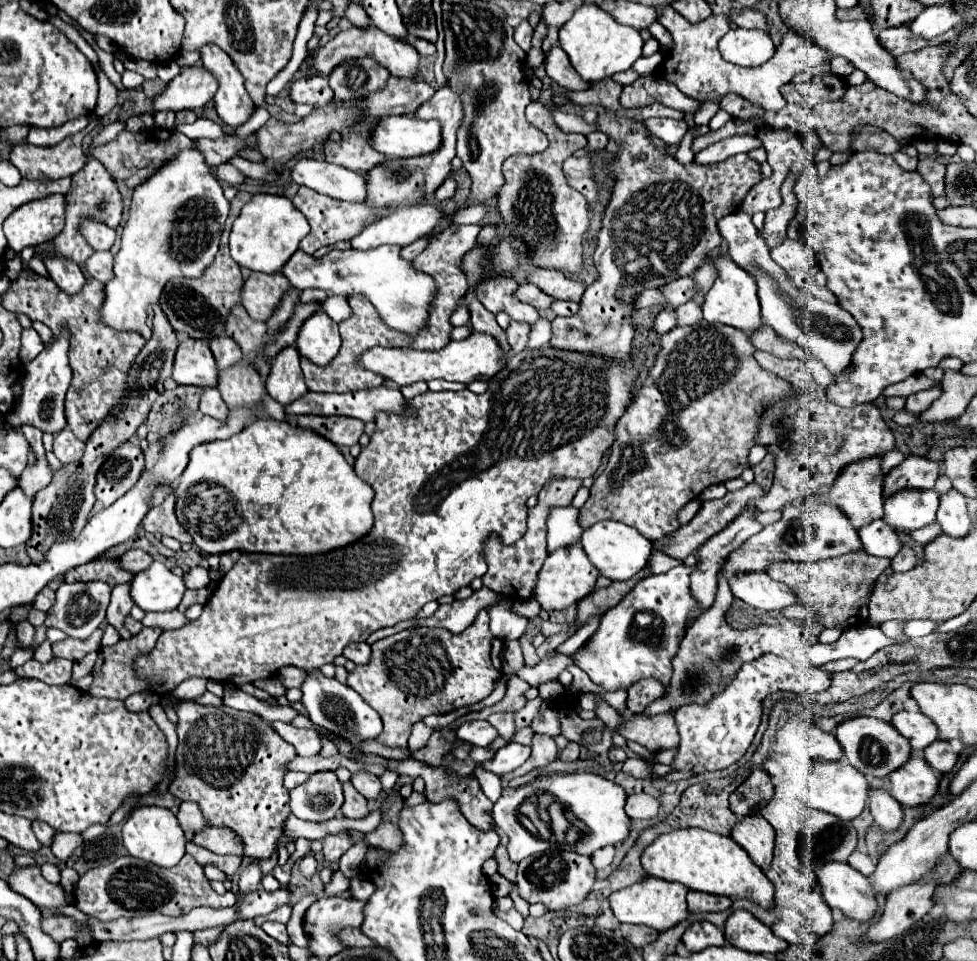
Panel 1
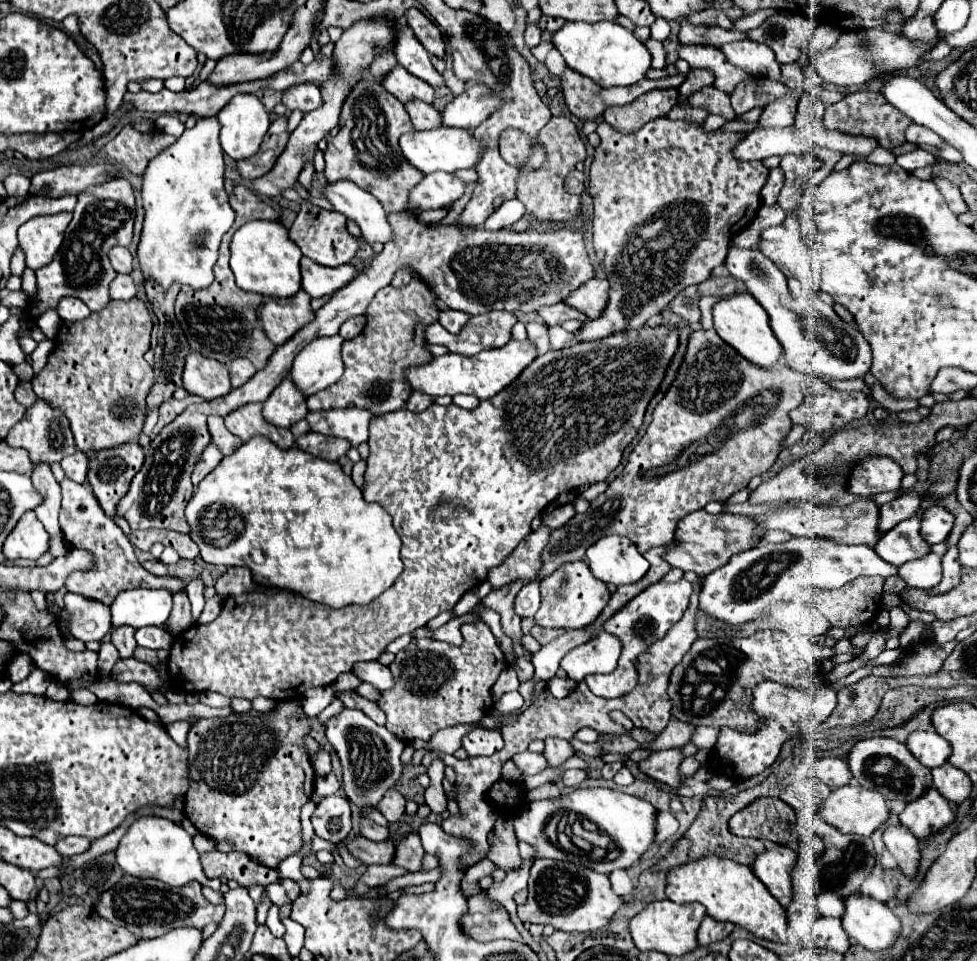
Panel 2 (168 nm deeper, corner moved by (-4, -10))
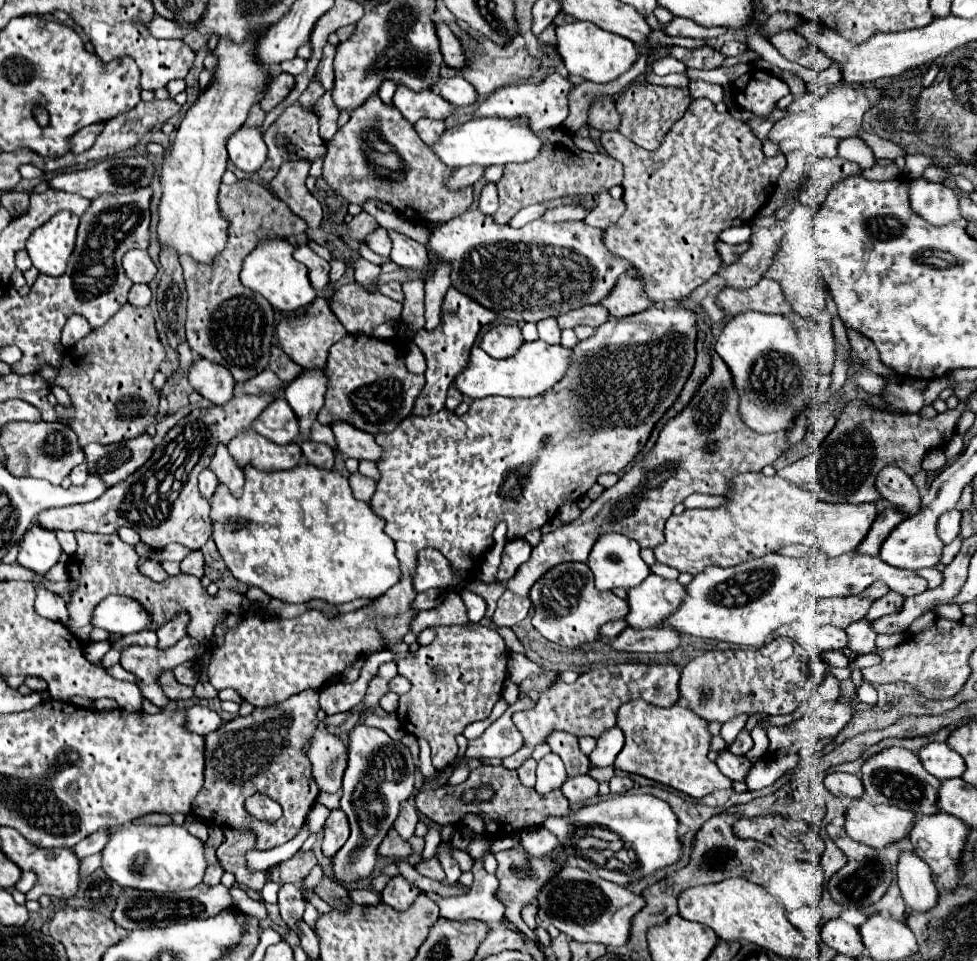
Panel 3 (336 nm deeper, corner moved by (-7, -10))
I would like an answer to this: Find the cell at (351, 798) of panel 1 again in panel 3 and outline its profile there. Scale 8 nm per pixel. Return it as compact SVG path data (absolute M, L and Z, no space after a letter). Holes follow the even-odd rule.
M389 830L389 836L385 836L385 840L379 846L379 854L389 858L407 858L411 854L411 846L409 842L401 840L397 830Z

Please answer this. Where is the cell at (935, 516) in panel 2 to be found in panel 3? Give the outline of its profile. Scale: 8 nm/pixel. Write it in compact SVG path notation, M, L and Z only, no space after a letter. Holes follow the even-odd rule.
M957 508L945 512L939 516L939 522L937 522L937 532L939 532L939 538L949 544L953 542L957 536L959 536L959 524L961 524L961 512Z

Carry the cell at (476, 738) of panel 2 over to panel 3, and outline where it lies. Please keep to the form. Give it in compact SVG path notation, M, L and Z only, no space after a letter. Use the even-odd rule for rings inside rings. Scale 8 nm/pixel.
M505 712L479 738L469 740L465 758L507 758L523 746L523 736L515 728L511 714Z

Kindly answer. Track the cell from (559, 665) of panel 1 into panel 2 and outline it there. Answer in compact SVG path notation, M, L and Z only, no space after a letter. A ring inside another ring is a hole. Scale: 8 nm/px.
M602 630L594 640L570 650L562 658L560 668L576 682L584 680L588 674L610 674L618 664L620 648L620 642Z

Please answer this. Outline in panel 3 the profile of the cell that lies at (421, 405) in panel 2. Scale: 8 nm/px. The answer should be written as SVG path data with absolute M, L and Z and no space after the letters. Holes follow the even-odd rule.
M451 286L447 290L445 300L443 300L443 306L441 306L441 326L435 332L419 330L417 336L415 336L415 344L425 354L425 360L427 360L427 370L425 370L427 384L421 390L419 398L415 400L415 406L413 406L413 414L415 416L435 414L435 412L439 412L445 406L447 390L453 384L455 376L461 372L461 368L467 366L471 346L475 344L475 338L477 338L479 330L483 326L491 324L495 318L497 318L495 312L487 310L485 306L481 306L473 298L469 298L467 294L459 292L457 288Z

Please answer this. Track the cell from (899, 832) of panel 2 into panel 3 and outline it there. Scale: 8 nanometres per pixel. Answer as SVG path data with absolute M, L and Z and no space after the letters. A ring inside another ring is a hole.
M905 852L899 858L897 866L897 878L903 902L915 910L915 912L929 912L937 906L937 888L933 882L933 876L929 872L929 866L921 862L919 856L913 852Z

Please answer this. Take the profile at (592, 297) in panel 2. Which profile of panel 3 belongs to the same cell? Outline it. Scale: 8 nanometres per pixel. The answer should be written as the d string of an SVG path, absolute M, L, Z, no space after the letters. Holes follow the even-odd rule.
M631 270L619 280L617 288L613 288L613 296L609 296L609 300L603 300L601 304L609 310L611 316L623 318L651 308L653 300L645 294L643 282L639 280L637 272Z

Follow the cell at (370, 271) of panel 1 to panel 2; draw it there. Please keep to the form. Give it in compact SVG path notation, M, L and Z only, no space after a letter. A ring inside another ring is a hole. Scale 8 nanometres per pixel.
M306 256L300 260L300 272L302 272L302 290L310 298L332 296L334 292L338 292L338 288L348 286L360 274L360 270L354 264L342 264L330 268L330 266L320 266Z

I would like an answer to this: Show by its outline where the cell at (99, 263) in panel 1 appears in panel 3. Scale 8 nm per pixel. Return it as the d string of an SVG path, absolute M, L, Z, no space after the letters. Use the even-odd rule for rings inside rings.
M135 284L129 292L129 304L137 306L137 308L143 308L143 306L149 306L151 302L151 290L149 286L145 284Z

